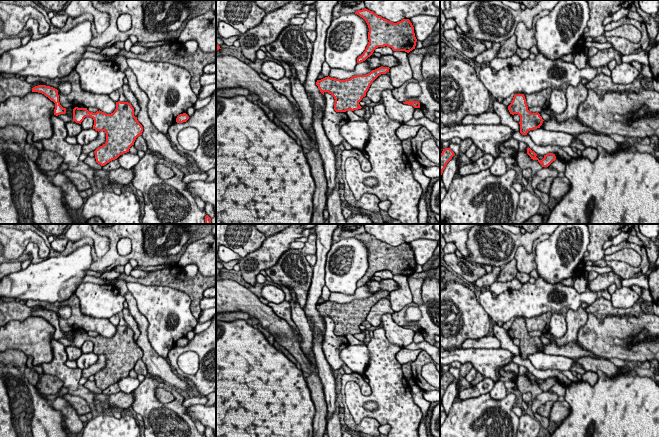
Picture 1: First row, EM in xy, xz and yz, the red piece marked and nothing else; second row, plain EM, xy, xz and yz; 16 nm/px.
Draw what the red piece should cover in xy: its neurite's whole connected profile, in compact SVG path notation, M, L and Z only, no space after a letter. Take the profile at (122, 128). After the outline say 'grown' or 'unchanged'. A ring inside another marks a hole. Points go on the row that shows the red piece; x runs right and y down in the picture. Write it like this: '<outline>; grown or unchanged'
M116 102L116 109L111 114L100 110L93 113L87 108L73 109L73 121L81 124L85 117L94 120L93 129L106 133L106 142L94 151L96 162L101 166L129 152L136 138L143 132L142 125L134 116L134 108L128 102Z; unchanged

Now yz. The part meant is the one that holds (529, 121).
M515 94L508 110L510 114L520 116L519 124L522 135L527 135L530 130L540 128L544 121L539 113L531 113L528 110L524 94Z; unchanged

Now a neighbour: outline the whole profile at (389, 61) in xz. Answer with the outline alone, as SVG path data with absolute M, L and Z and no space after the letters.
M371 55L366 61L369 63L371 70L375 70L382 66L391 68L398 65L398 60L393 55L382 55L380 58Z

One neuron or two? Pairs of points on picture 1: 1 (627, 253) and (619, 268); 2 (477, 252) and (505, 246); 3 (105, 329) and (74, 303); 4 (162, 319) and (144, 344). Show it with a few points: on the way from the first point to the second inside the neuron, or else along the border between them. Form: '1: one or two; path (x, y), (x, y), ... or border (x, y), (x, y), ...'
1: two; border (642, 259), (637, 266), (600, 260)
2: one; path (484, 248), (498, 247)
3: one; path (96, 324), (87, 323), (76, 312)
4: two; border (144, 316), (148, 322), (147, 339), (163, 357)

